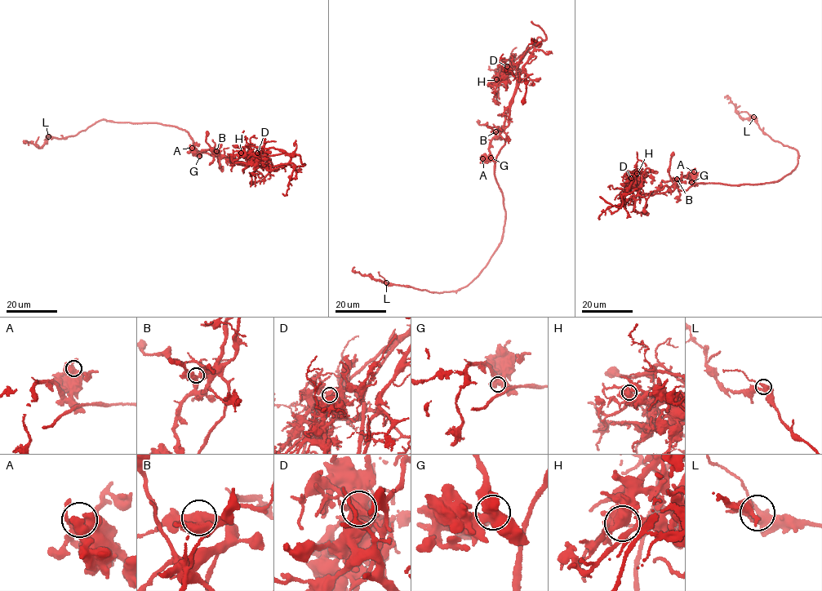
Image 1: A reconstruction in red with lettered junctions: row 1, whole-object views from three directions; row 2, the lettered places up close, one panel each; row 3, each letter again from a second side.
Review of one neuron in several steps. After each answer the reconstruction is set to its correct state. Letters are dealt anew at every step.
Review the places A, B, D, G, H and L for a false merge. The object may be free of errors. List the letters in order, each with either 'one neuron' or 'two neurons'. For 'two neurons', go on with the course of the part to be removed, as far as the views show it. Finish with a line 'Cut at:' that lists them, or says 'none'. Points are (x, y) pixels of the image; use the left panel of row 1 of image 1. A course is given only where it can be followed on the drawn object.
A: one neuron
B: one neuron
D: two neurons | (257, 153), (272, 147), (291, 159), (237, 164), (156, 122), (99, 121), (39, 148), (27, 142)
G: one neuron
H: one neuron
L: one neuron
Cut at: D

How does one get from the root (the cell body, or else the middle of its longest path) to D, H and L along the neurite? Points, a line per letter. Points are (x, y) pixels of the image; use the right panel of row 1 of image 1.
D: (748, 184), (695, 184), (686, 190), (674, 188), (650, 194), (635, 188), (630, 183), (631, 178)
H: (748, 184), (695, 184), (686, 190), (674, 188), (664, 193), (643, 193), (630, 183), (637, 173)
L: (748, 184), (779, 181), (794, 169), (797, 161), (795, 148), (772, 139), (760, 128), (753, 117)

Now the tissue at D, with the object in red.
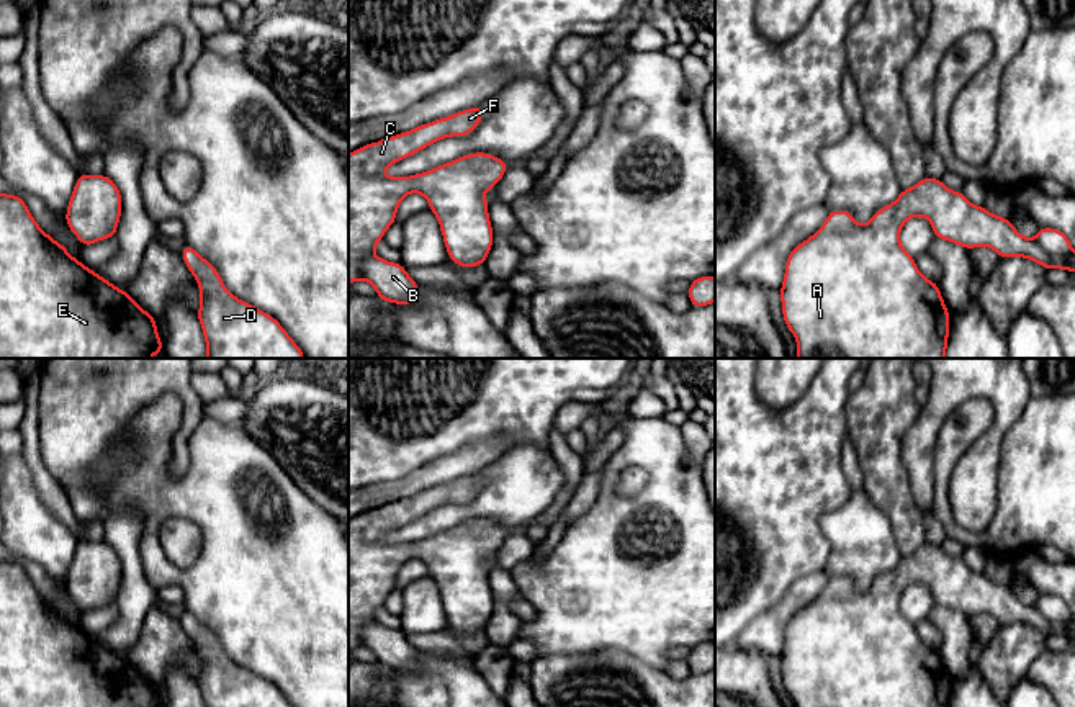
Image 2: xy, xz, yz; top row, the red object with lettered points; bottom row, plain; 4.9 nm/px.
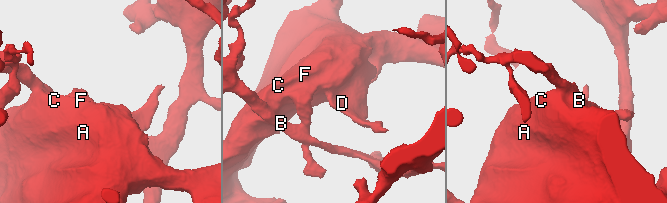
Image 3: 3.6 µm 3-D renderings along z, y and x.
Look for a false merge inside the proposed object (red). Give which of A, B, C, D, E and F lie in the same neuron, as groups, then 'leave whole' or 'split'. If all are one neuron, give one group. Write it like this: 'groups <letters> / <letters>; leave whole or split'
groups A C D E F / B; split

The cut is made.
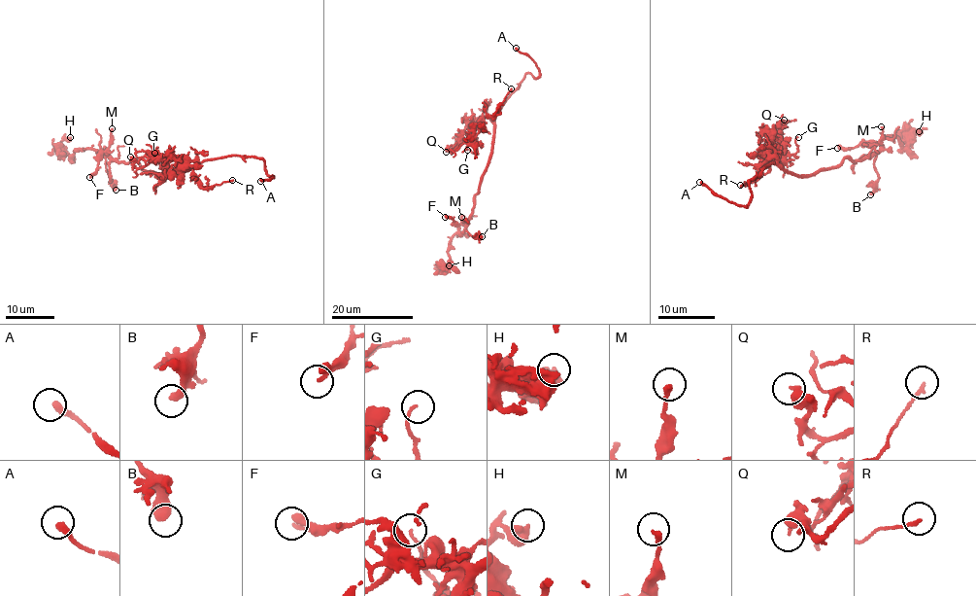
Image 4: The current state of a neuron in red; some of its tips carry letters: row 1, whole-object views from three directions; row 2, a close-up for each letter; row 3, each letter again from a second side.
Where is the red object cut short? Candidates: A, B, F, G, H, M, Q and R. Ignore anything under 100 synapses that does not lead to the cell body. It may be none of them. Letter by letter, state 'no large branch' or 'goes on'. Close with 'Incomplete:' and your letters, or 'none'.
A: goes on
B: no large branch
F: no large branch
G: no large branch
H: no large branch
M: no large branch
Q: no large branch
R: no large branch
Incomplete: A

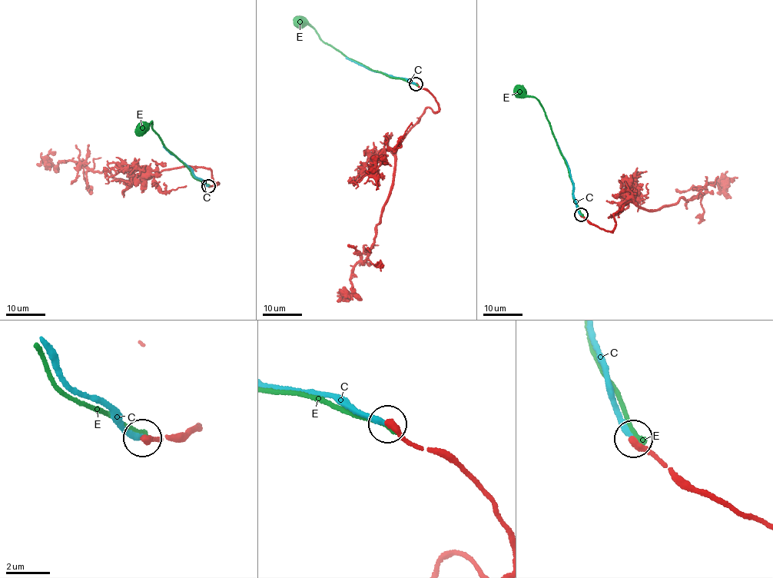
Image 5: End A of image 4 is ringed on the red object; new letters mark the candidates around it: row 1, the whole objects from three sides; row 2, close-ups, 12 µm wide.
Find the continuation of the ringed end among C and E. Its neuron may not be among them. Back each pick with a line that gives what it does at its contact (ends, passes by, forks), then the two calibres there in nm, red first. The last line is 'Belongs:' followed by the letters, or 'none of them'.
C: it ends; calibres 320 and 260 nm
Belongs: C

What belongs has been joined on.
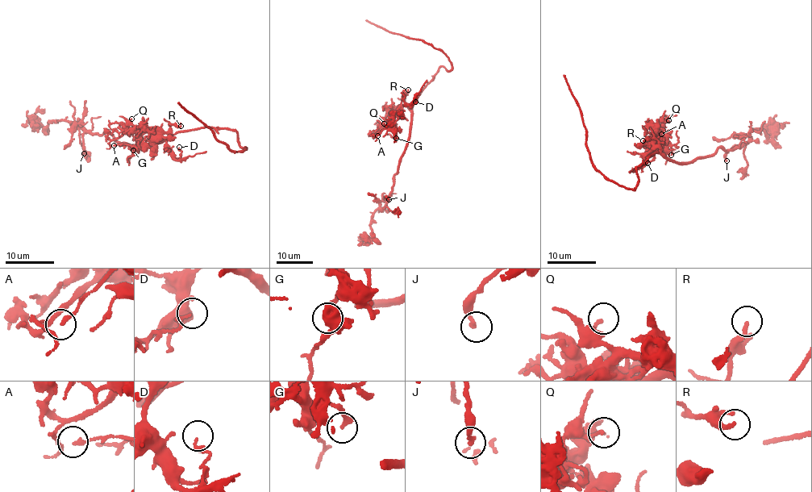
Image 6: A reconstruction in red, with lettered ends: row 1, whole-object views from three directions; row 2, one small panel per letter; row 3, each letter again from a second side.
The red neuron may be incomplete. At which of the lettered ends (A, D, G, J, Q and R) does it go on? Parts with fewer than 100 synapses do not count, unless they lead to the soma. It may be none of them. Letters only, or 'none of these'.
none of these

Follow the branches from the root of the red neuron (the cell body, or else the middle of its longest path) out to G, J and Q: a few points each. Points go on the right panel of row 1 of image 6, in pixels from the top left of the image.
G: (656, 152), (660, 148), (652, 143), (651, 146), (657, 148), (668, 148), (671, 155)
J: (656, 152), (680, 162), (691, 162), (716, 154), (719, 148), (734, 149), (737, 145), (726, 153), (726, 160)
Q: (656, 152), (660, 148), (651, 140), (654, 134), (652, 131), (659, 122), (668, 120)

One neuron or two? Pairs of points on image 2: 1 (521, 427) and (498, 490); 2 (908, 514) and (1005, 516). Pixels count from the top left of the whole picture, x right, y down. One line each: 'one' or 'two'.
1: two
2: two

